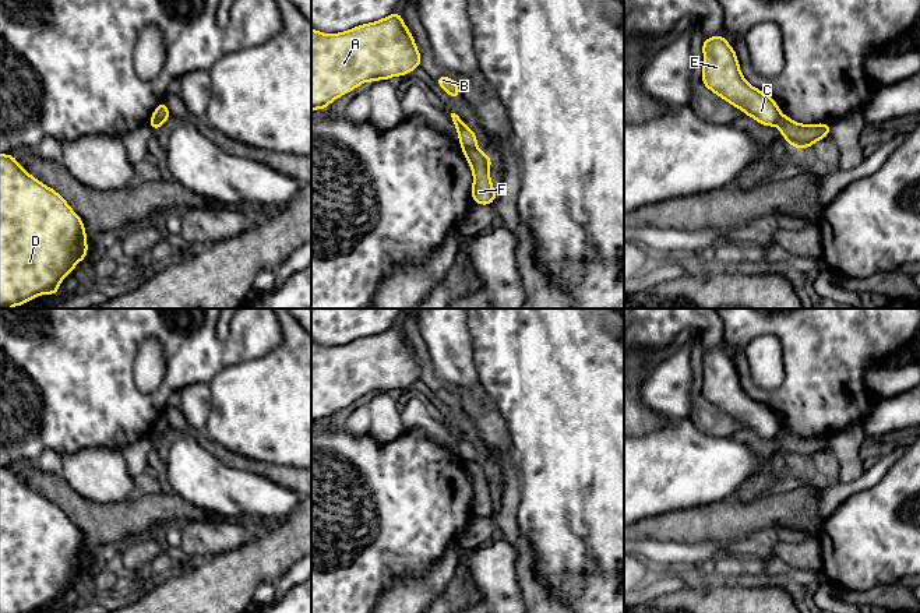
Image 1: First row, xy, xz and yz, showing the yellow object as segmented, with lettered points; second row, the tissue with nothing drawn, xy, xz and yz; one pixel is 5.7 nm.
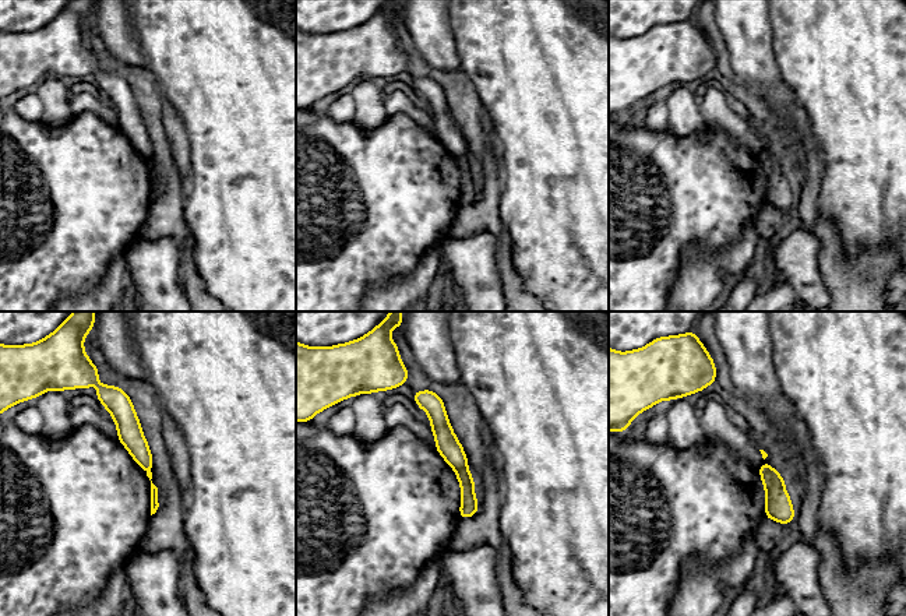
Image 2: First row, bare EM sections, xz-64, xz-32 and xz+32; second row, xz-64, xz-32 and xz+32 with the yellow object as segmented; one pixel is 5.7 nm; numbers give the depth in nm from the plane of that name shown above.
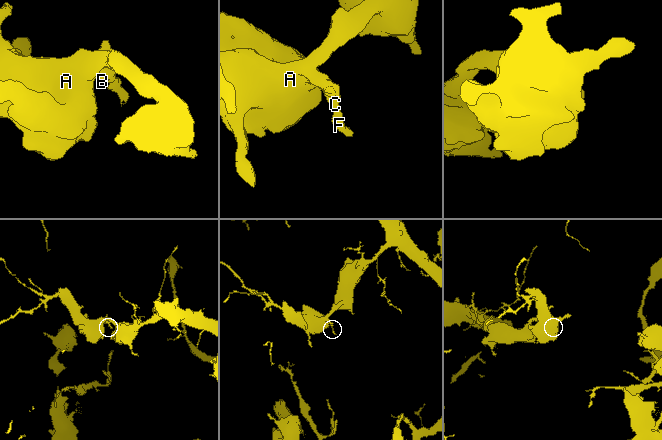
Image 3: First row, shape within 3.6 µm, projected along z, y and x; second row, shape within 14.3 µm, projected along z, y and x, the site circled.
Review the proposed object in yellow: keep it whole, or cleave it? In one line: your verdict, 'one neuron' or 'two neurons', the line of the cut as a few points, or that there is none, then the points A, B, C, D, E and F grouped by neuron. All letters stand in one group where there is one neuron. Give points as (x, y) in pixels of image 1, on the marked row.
two neurons | xy (152, 117), (166, 119) | A B C D E / F

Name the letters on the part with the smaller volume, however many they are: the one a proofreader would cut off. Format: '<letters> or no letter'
F

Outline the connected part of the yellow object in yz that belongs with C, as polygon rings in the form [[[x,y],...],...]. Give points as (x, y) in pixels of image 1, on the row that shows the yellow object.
[[[722,35],[704,39],[702,84],[762,126],[773,126],[780,117],[776,102],[750,85],[741,75],[734,49]]]

